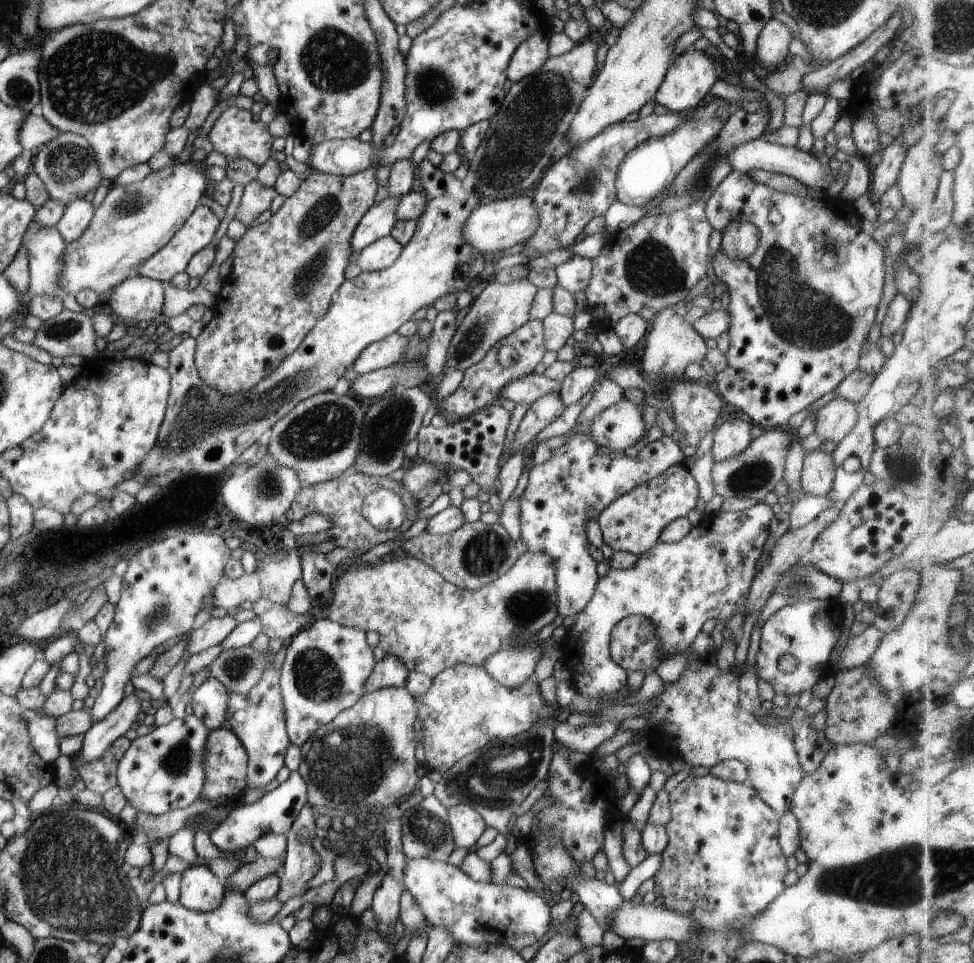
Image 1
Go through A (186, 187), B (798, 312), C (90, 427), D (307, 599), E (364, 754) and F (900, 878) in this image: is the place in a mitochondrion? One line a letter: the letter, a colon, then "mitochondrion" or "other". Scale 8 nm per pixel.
A: other
B: mitochondrion
C: other
D: other
E: mitochondrion
F: mitochondrion

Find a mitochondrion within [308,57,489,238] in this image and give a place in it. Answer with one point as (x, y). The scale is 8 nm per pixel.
(434, 90)

